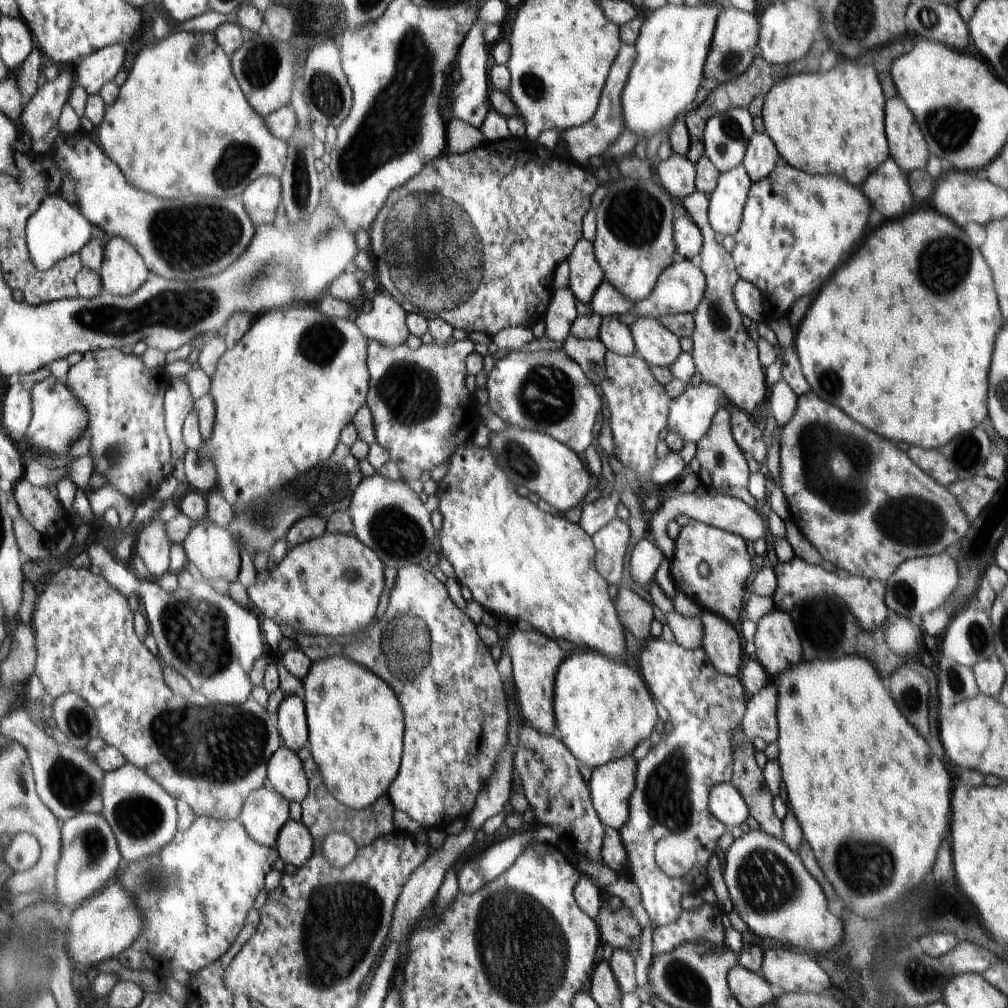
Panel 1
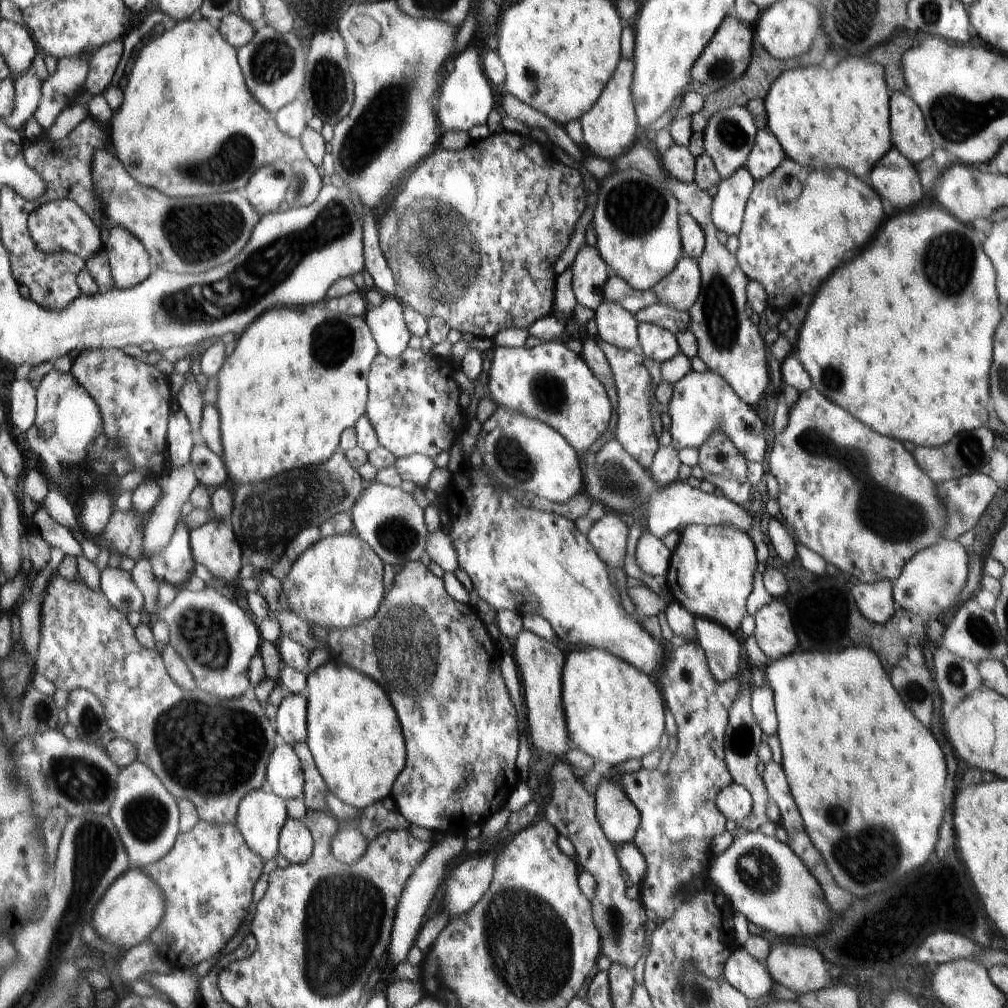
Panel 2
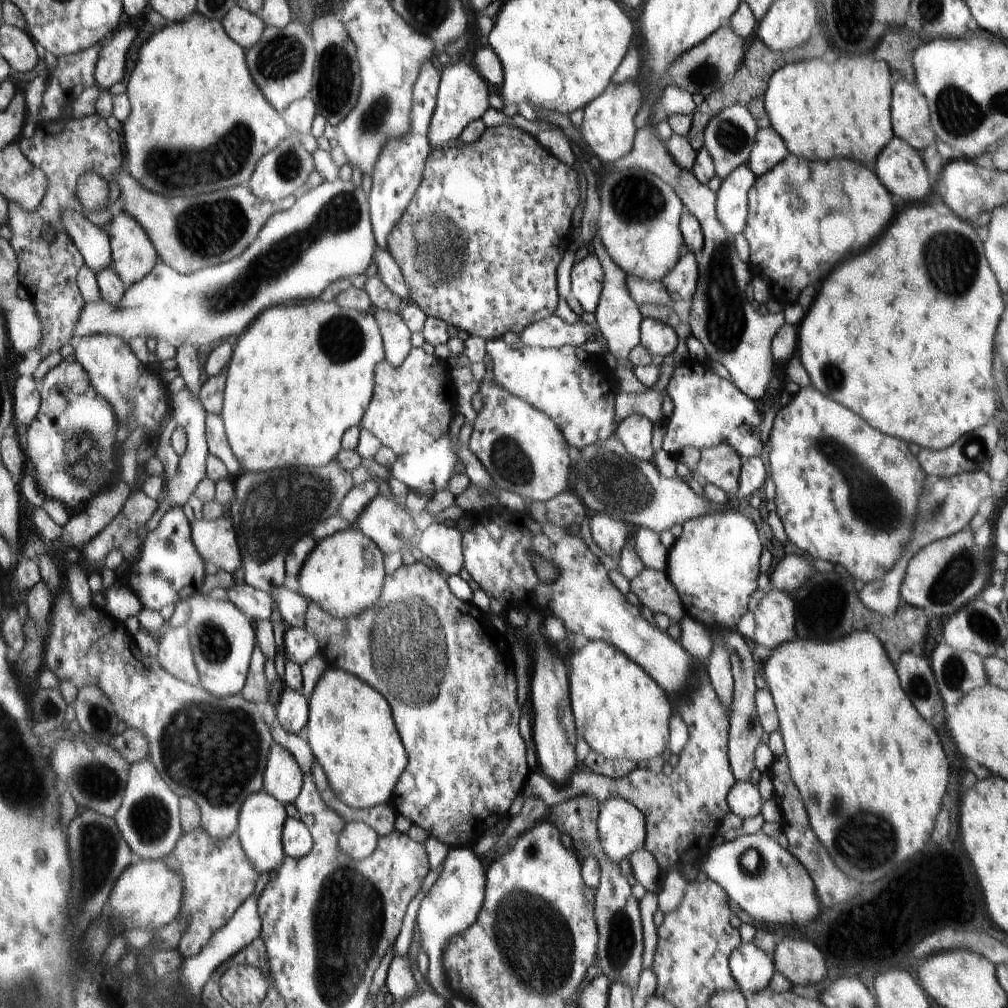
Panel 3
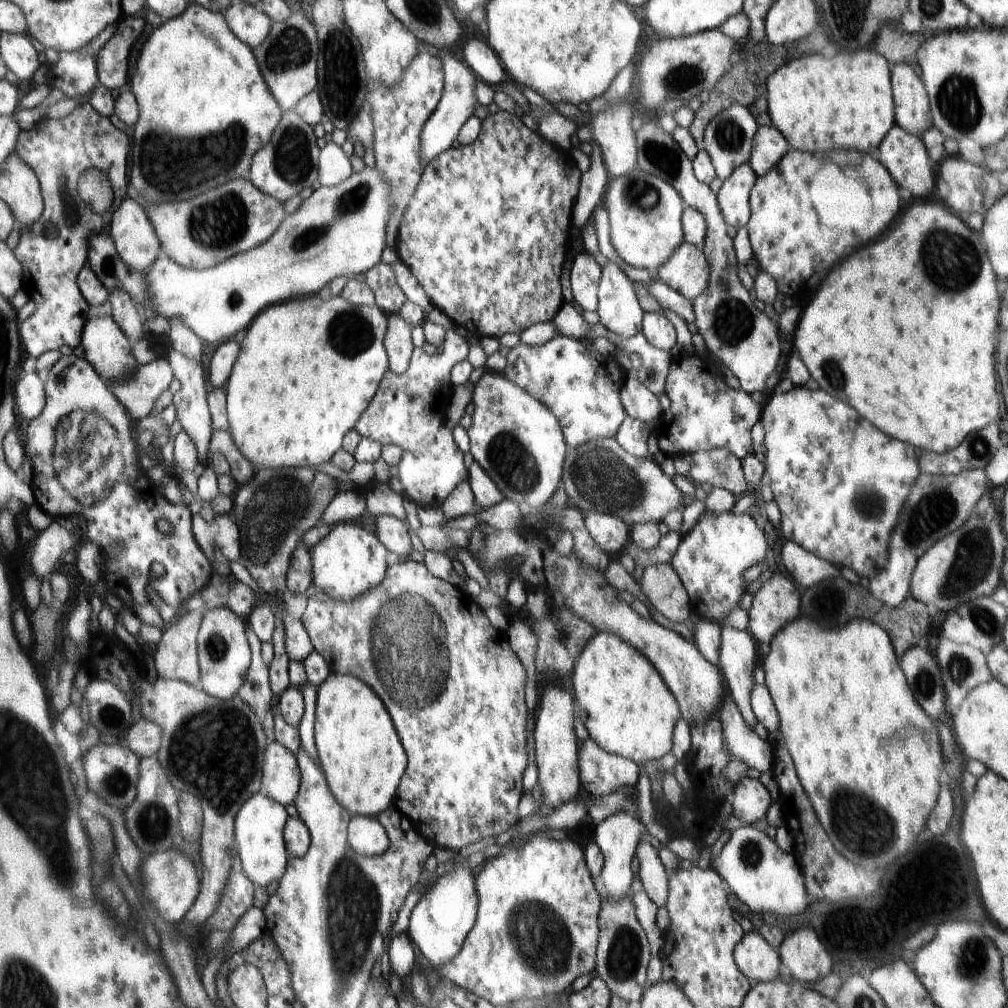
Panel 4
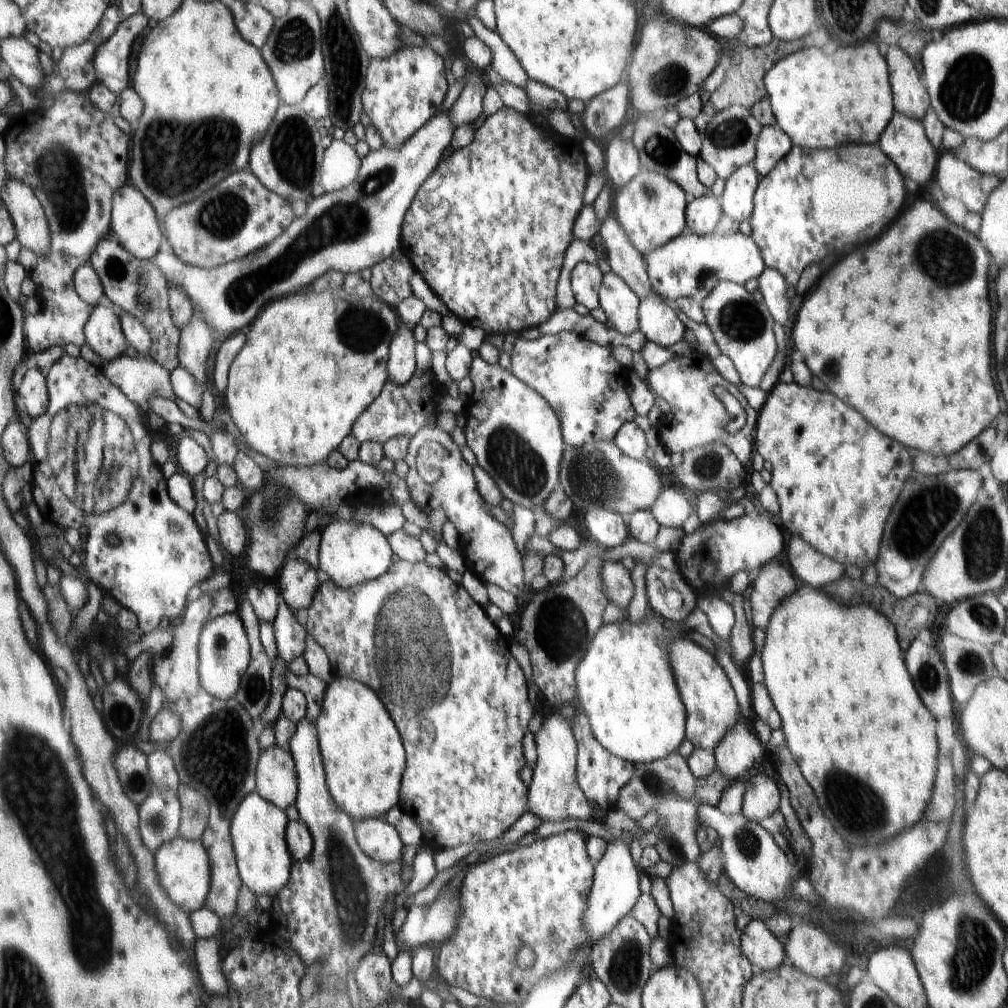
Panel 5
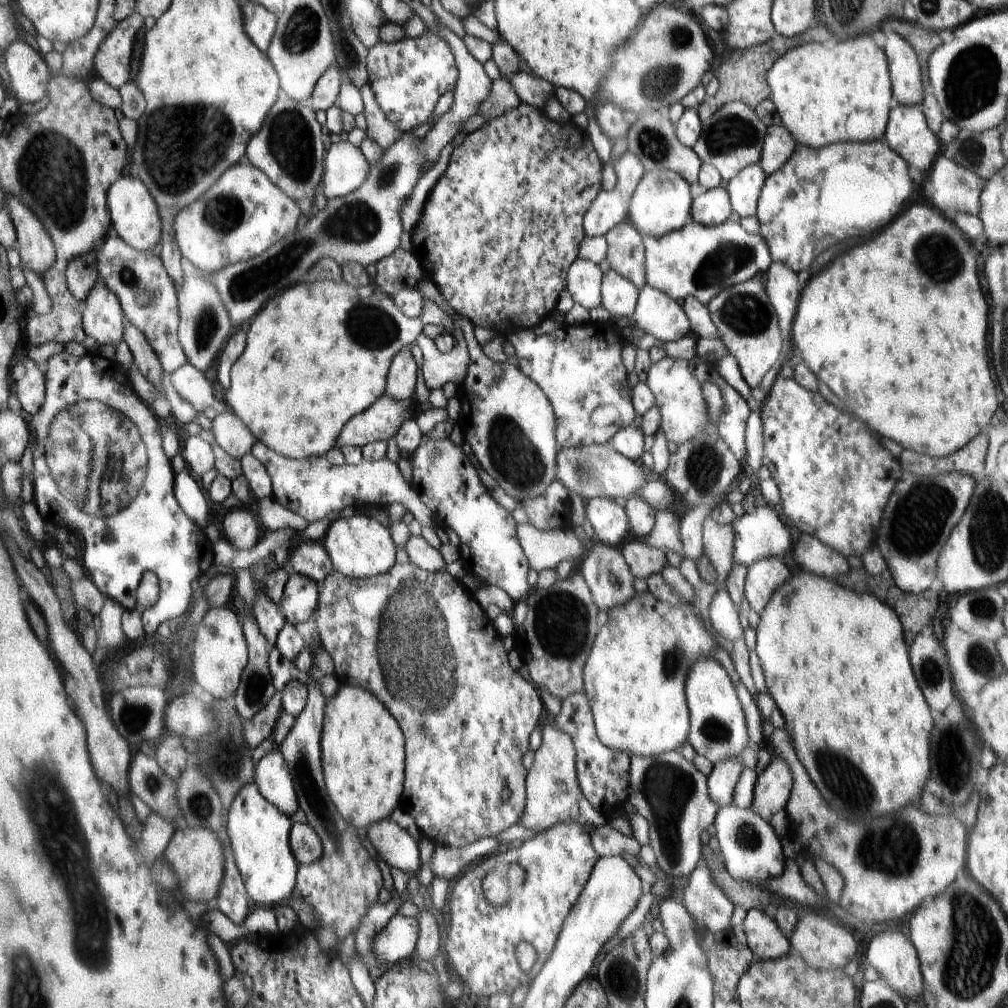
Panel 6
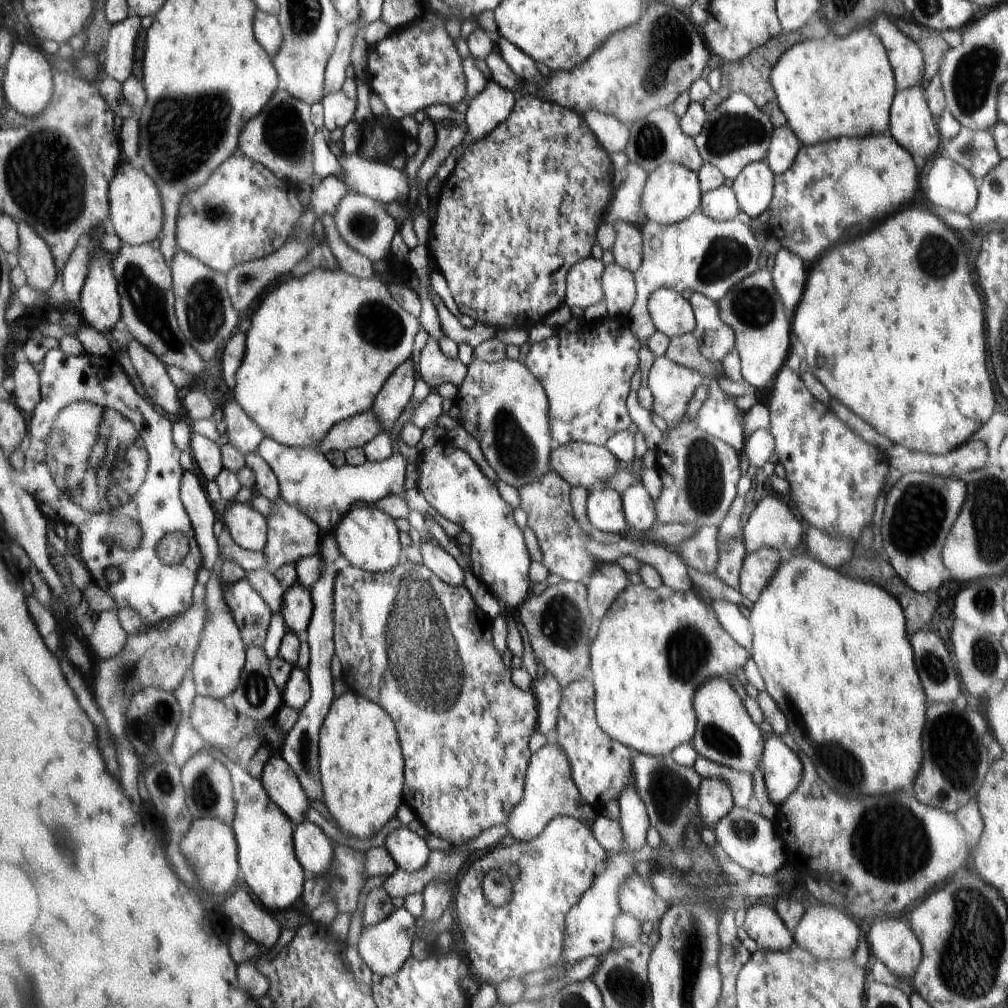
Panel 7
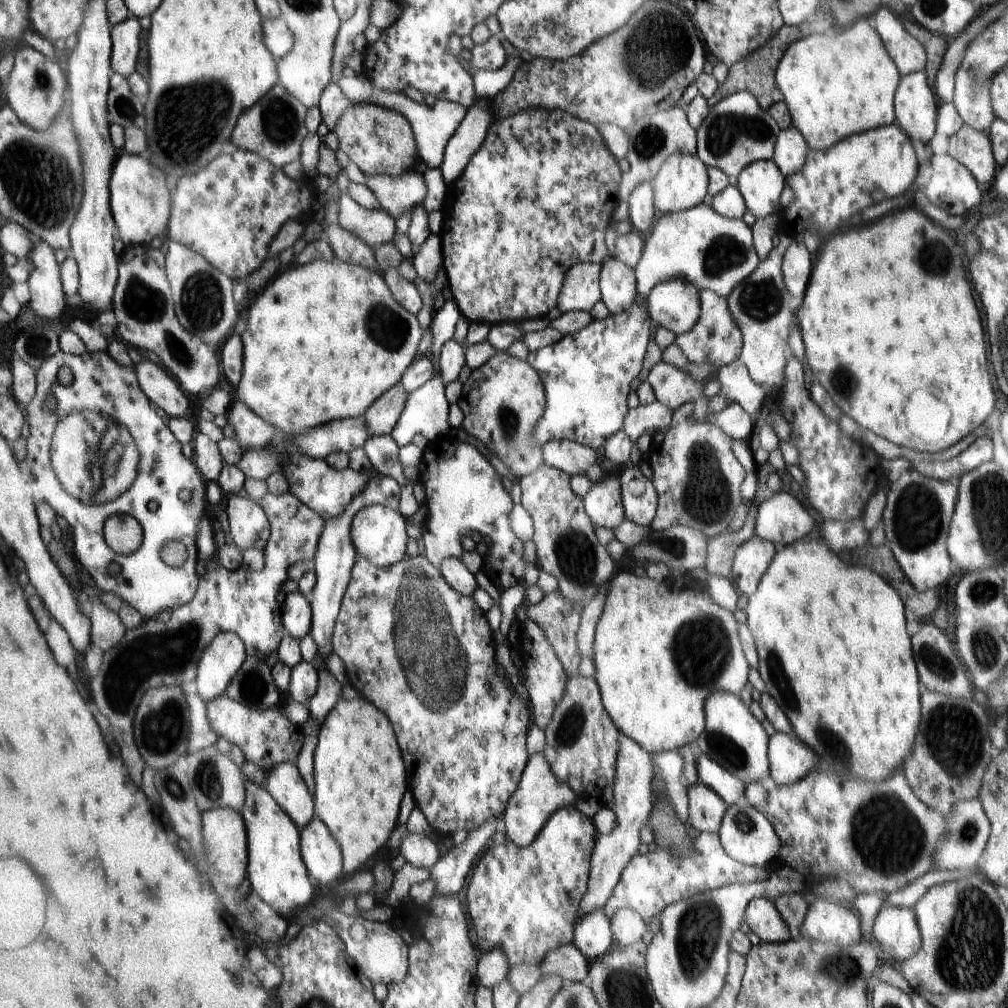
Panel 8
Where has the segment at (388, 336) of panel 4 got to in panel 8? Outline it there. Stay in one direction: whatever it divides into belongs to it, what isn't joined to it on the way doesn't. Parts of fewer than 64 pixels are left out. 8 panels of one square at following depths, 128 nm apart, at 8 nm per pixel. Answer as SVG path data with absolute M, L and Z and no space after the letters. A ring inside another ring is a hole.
M400 384L381 394L363 414L370 436L390 435L407 403L409 392Z

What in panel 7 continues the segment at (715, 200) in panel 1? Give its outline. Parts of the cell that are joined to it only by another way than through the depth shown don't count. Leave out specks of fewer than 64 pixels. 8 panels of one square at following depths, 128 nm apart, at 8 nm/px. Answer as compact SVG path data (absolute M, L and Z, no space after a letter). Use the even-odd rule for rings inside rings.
M766 161L747 164L733 180L738 208L751 219L762 214L773 200L774 181L776 175Z

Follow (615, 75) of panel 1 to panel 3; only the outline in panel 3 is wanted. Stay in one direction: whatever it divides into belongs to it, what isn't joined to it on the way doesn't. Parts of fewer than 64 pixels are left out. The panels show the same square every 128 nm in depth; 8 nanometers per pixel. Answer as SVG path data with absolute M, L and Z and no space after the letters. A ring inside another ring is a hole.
M632 80L618 83L612 83L605 90L604 95L594 98L592 102L584 108L582 121L582 136L584 142L590 146L590 150L598 156L601 162L612 164L622 157L625 157L633 147L635 132L634 116L641 107L642 95L640 89Z

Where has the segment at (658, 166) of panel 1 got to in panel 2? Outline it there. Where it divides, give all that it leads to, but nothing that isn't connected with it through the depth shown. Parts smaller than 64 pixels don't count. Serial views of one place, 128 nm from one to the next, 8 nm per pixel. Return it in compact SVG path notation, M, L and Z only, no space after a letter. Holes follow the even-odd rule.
M673 145L660 155L661 165L665 172L681 183L691 183L695 180L695 156L689 147Z

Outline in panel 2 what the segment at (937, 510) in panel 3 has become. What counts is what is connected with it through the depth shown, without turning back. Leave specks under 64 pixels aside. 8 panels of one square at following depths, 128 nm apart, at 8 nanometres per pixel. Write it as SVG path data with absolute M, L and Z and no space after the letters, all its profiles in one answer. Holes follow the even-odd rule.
M974 473L957 479L947 480L942 483L942 500L945 504L945 511L949 518L949 526L945 533L945 539L956 541L960 534L970 530L984 514L988 504L994 500L998 486L996 481L986 473ZM888 579L875 583L848 582L856 604L871 623L884 623L894 614L893 583Z

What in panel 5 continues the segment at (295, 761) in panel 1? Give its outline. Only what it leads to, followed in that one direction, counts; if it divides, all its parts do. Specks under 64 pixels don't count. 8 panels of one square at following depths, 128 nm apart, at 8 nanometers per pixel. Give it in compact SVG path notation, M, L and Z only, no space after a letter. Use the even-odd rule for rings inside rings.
M276 745L267 748L261 757L261 761L258 762L257 781L256 792L277 807L281 807L282 810L296 804L297 767L289 750L284 750Z

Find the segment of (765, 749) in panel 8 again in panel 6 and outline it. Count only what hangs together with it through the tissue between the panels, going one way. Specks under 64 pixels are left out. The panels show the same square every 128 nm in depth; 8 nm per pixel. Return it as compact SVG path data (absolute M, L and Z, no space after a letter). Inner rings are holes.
M710 657L698 659L689 670L685 686L688 688L689 710L692 712L692 728L688 738L692 748L713 763L731 756L741 760L742 749L750 745L748 719L744 708L740 708L741 700L738 700L737 690L734 690L726 670Z

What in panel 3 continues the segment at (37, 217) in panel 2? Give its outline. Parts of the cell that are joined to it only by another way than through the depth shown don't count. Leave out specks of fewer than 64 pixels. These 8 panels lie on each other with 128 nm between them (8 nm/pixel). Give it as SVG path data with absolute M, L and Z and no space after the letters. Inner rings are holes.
M66 209L61 218L74 244L82 251L87 265L97 273L108 268L113 262L111 236L94 224L81 210Z

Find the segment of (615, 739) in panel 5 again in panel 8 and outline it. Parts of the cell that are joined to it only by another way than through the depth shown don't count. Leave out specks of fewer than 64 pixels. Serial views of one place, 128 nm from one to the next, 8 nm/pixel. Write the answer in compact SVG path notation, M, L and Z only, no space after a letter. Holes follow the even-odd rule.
M625 571L619 572L612 582L609 582L610 588L605 598L604 610L598 621L593 642L593 662L595 664L595 679L601 689L601 701L613 719L620 733L636 741L649 755L658 755L666 751L676 751L686 745L696 744L696 740L705 730L705 702L709 694L721 691L730 691L738 695L742 686L746 684L748 678L748 662L742 654L742 645L736 638L736 620L734 613L718 606L708 594L708 591L685 589L679 587L670 588L664 581L656 582L648 577L636 577L632 573Z

